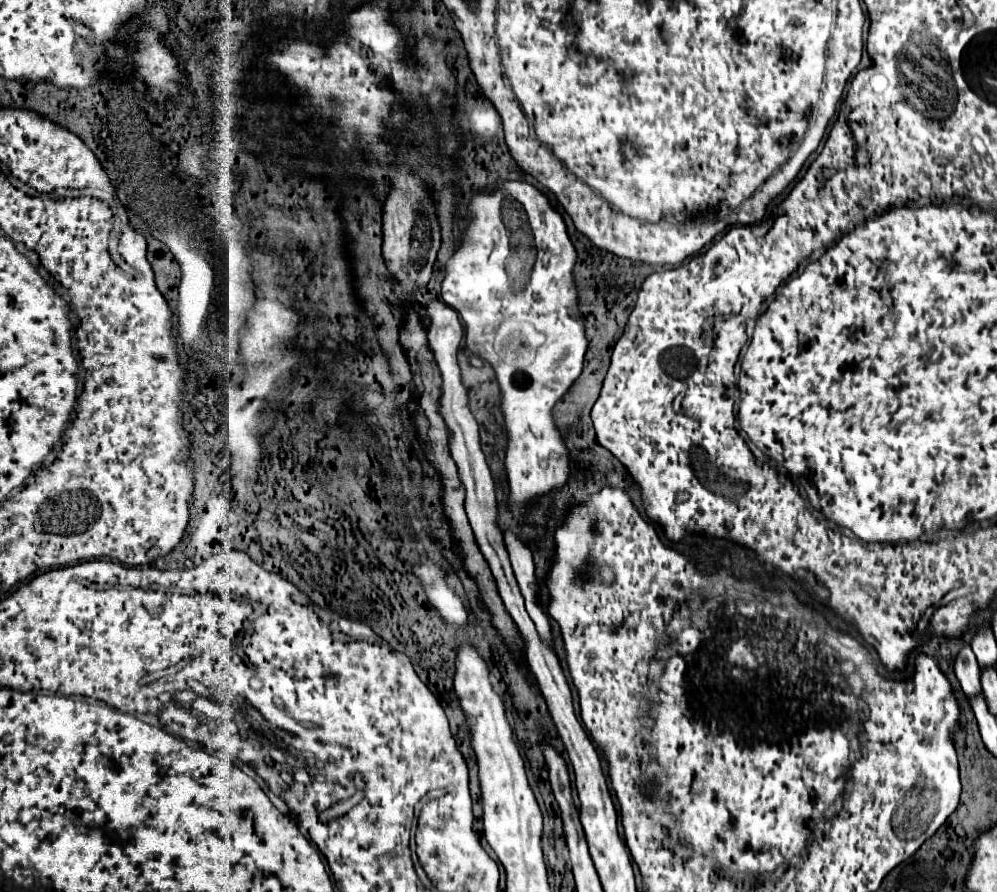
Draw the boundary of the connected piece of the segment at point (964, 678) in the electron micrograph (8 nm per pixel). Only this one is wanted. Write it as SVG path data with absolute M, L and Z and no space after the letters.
M965 645L959 655L955 657L955 675L961 683L961 689L965 691L967 697L981 693L981 683L979 683L979 665L977 659L973 657L973 651L969 645Z

